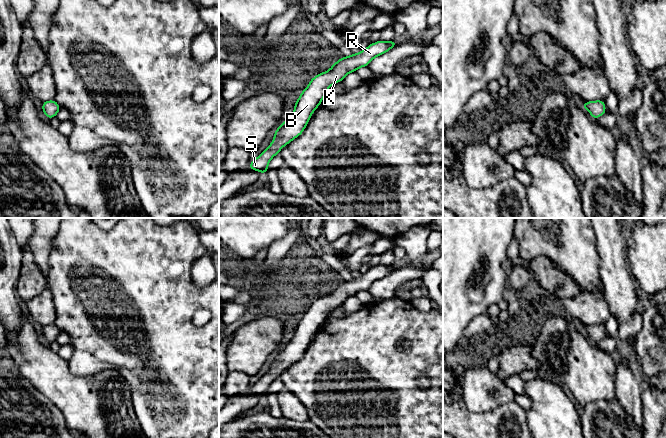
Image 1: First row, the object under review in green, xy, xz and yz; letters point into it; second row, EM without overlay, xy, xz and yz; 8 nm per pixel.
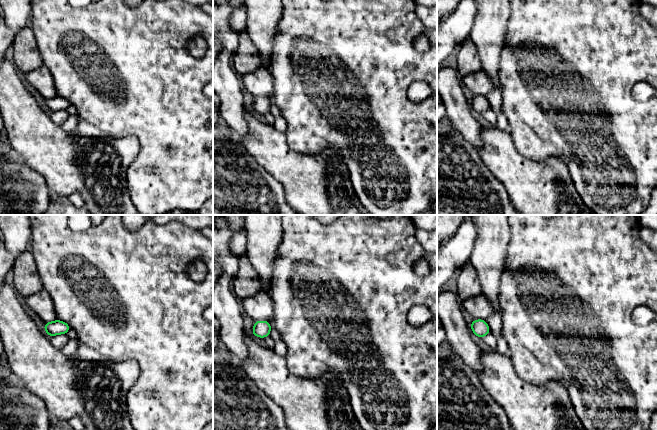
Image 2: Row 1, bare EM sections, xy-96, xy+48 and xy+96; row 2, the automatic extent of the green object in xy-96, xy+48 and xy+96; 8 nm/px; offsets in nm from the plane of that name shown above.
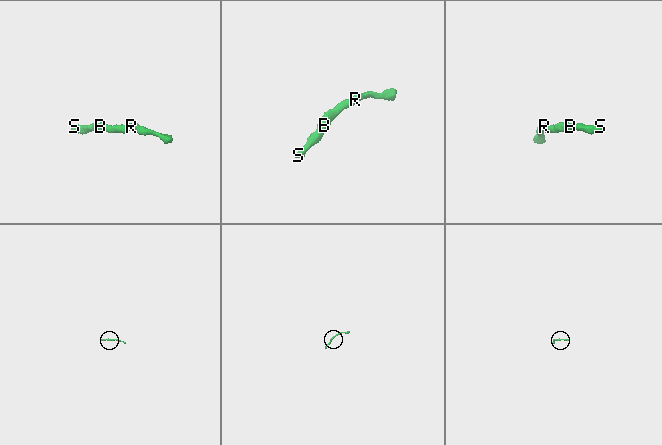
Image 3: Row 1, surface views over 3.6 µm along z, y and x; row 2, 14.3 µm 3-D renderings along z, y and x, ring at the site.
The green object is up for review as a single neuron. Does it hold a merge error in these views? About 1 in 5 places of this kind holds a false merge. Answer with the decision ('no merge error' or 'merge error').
no merge error

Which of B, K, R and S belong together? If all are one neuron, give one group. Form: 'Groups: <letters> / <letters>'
Groups: B K R S

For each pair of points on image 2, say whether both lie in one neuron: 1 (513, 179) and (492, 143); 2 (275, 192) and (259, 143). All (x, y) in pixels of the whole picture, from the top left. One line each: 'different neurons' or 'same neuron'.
1: same neuron
2: different neurons

